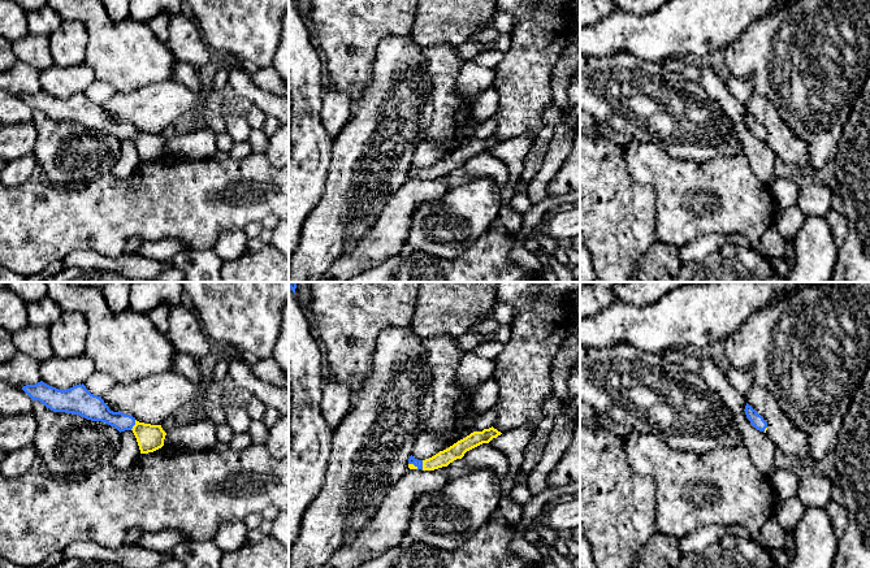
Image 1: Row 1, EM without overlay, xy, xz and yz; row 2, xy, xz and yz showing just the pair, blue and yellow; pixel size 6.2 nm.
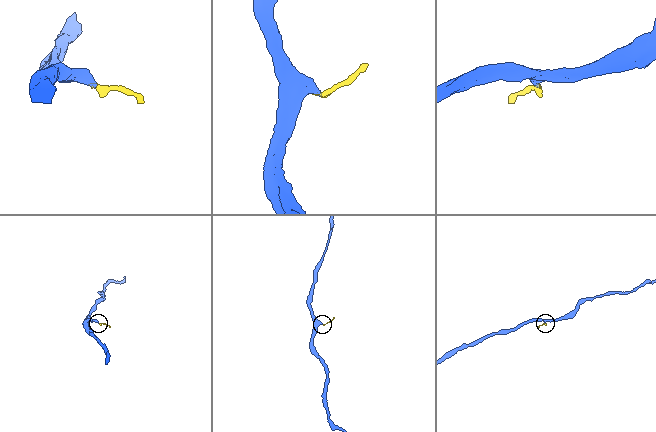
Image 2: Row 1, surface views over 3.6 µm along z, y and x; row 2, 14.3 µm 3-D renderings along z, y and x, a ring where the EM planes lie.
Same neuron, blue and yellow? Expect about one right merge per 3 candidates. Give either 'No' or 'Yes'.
Yes

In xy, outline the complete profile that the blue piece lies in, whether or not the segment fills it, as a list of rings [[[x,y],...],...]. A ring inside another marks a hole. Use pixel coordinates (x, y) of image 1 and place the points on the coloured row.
[[[40,381],[26,385],[22,390],[31,400],[39,400],[53,412],[74,413],[91,421],[101,421],[114,426],[120,433],[131,430],[140,454],[153,452],[164,446],[166,433],[161,425],[139,422],[130,415],[111,411],[101,396],[91,394],[83,383],[59,390]]]

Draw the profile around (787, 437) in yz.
[[[753,383],[745,395],[746,403],[767,422],[766,434],[775,447],[785,455],[809,459],[809,438],[783,412],[774,395],[758,383]]]

